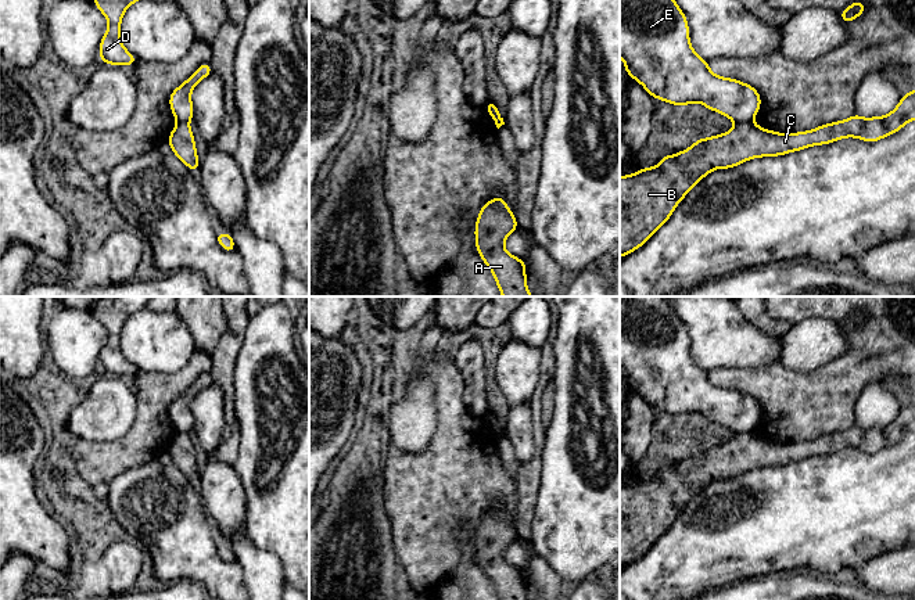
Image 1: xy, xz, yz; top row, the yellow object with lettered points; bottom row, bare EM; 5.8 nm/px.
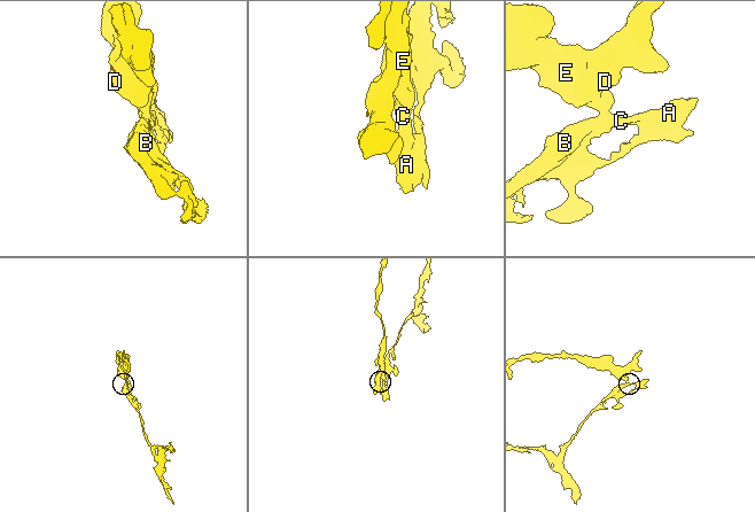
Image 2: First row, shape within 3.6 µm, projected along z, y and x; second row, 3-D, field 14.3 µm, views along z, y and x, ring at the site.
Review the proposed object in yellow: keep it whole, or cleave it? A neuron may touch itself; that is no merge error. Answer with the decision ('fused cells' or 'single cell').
fused cells

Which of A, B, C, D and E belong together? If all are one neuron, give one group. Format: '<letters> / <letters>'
A B C / D E

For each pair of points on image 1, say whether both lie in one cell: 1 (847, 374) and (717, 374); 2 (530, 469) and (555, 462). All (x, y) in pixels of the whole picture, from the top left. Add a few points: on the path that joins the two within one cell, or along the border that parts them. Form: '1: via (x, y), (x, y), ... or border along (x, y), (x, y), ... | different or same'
1: via (815, 384), (764, 384), (749, 381) | same
2: border along (542, 448), (541, 485), (537, 496) | different

